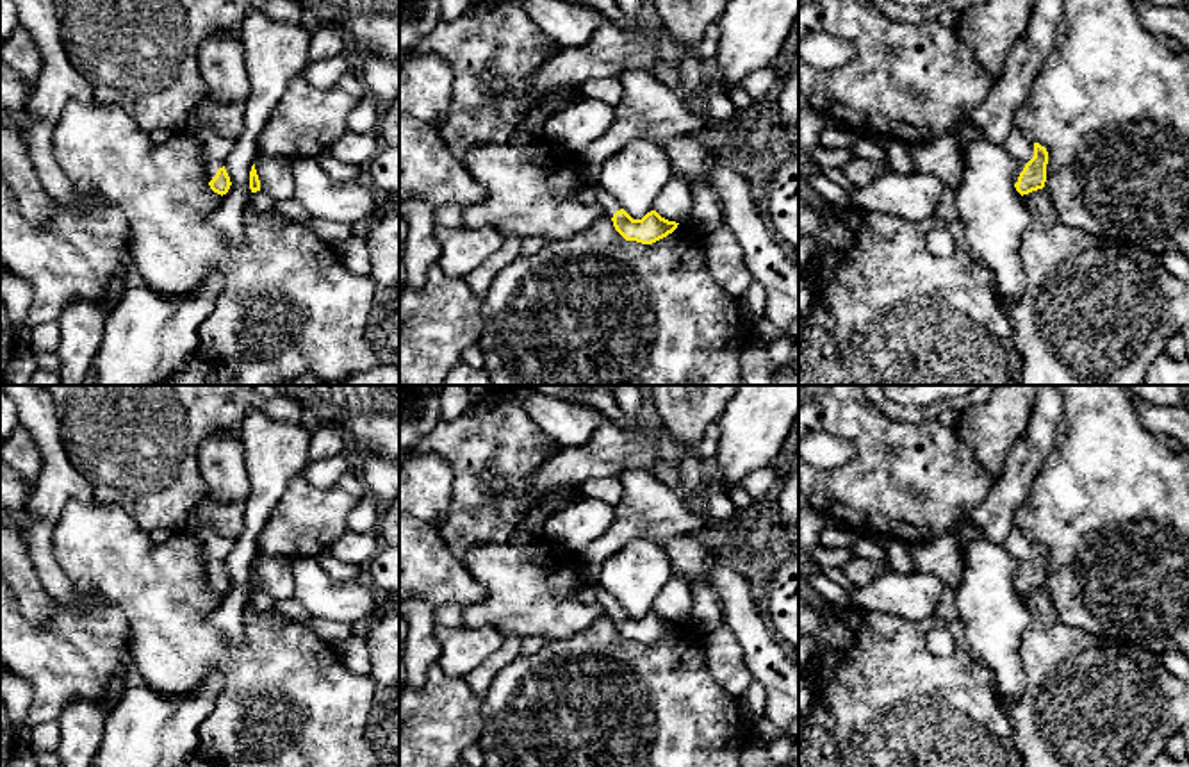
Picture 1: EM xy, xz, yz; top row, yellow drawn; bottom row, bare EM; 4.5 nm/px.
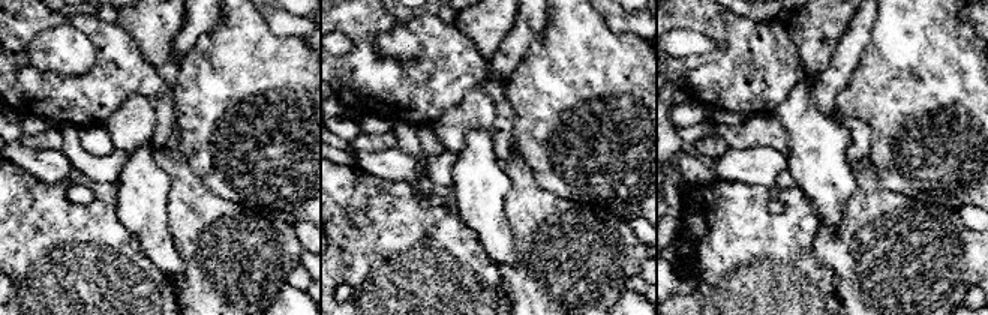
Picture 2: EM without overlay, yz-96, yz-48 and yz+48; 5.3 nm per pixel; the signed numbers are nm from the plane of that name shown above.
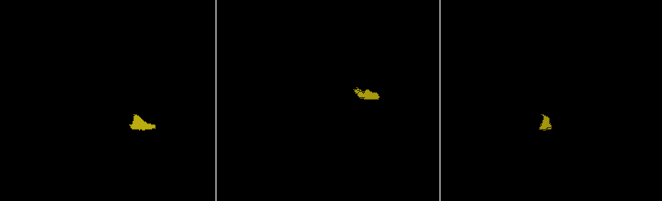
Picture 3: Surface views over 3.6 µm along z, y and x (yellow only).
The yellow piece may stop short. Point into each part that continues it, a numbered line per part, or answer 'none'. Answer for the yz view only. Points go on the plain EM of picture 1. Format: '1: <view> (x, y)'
1: yz (1022, 550)

